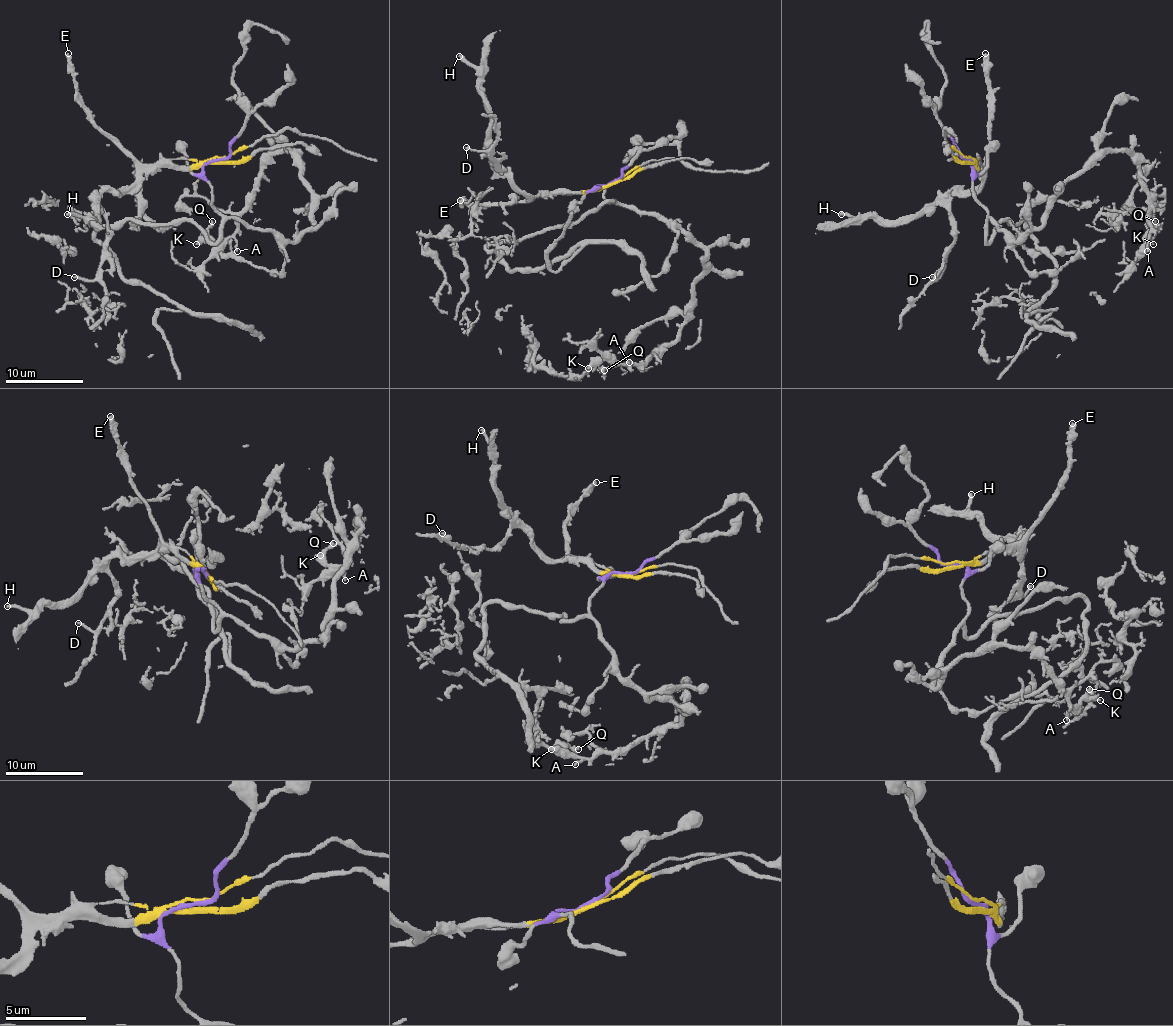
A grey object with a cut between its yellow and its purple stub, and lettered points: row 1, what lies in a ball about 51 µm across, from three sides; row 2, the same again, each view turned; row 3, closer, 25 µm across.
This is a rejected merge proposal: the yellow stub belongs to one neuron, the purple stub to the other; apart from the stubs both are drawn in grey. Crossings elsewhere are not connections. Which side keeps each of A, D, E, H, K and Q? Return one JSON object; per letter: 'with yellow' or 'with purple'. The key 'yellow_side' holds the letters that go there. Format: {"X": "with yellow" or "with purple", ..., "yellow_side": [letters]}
{"A": "with purple", "D": "with yellow", "E": "with yellow", "H": "with yellow", "K": "with purple", "Q": "with purple", "yellow_side": ["D", "E", "H"]}

